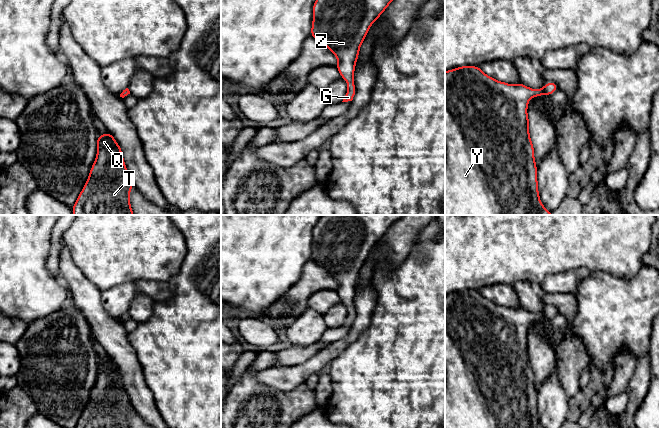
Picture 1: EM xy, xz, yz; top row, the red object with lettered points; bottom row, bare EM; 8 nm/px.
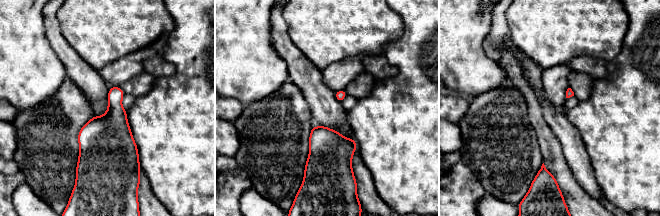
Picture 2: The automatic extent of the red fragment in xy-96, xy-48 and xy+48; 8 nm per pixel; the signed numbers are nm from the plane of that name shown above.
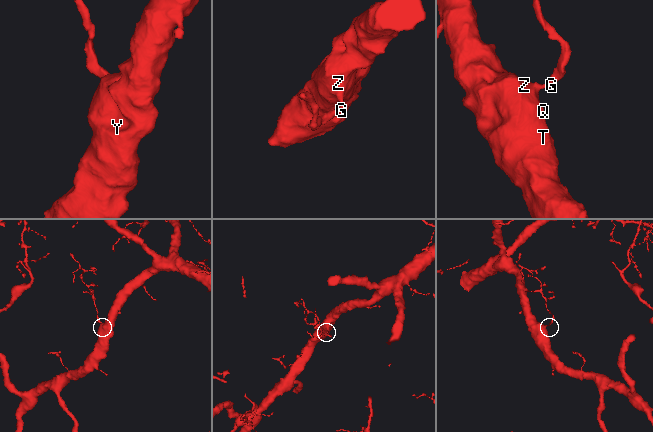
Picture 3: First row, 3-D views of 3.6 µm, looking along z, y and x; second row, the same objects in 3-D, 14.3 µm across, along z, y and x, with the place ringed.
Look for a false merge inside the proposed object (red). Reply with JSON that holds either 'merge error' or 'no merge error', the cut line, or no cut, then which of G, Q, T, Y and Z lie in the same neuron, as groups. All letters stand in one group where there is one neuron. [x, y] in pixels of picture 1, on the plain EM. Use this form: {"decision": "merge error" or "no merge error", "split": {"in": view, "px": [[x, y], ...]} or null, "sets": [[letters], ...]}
{"decision": "no merge error", "split": null, "sets": [["G", "Q", "T", "Y", "Z"]]}

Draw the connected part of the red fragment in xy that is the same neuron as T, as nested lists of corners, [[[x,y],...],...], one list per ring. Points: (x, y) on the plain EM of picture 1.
[[[97,359],[96,383],[75,428],[130,428],[133,410],[122,373],[113,359]]]

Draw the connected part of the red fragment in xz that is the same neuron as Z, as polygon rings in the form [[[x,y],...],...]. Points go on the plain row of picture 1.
[[[321,215],[313,228],[313,245],[310,260],[323,267],[337,282],[336,291],[341,302],[347,305],[348,315],[342,326],[352,325],[356,318],[353,299],[360,270],[370,250],[388,229],[404,215]]]

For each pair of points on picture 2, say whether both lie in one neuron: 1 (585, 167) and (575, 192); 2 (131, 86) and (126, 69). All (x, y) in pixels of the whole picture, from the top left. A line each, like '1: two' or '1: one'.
1: two
2: two

